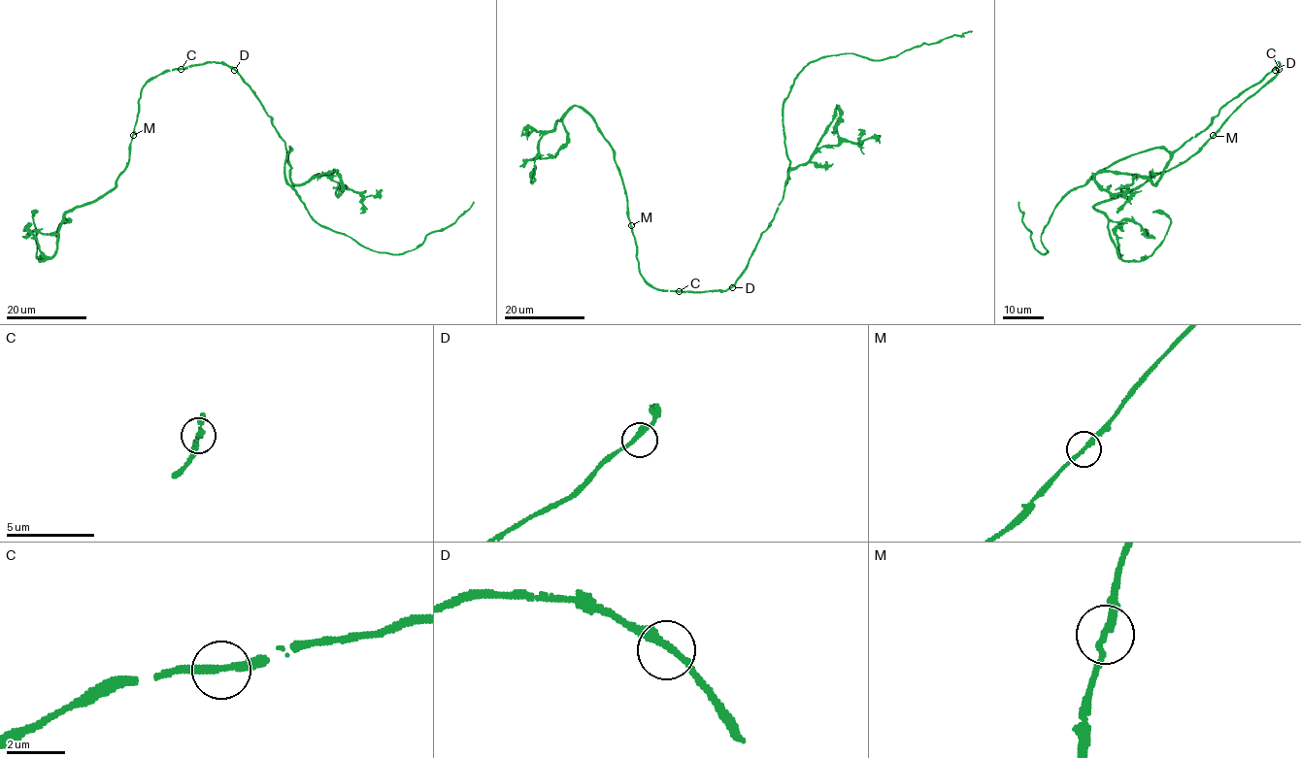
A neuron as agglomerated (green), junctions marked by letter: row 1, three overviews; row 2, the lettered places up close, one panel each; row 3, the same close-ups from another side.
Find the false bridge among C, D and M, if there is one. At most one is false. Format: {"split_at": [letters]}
{"split_at": []}

